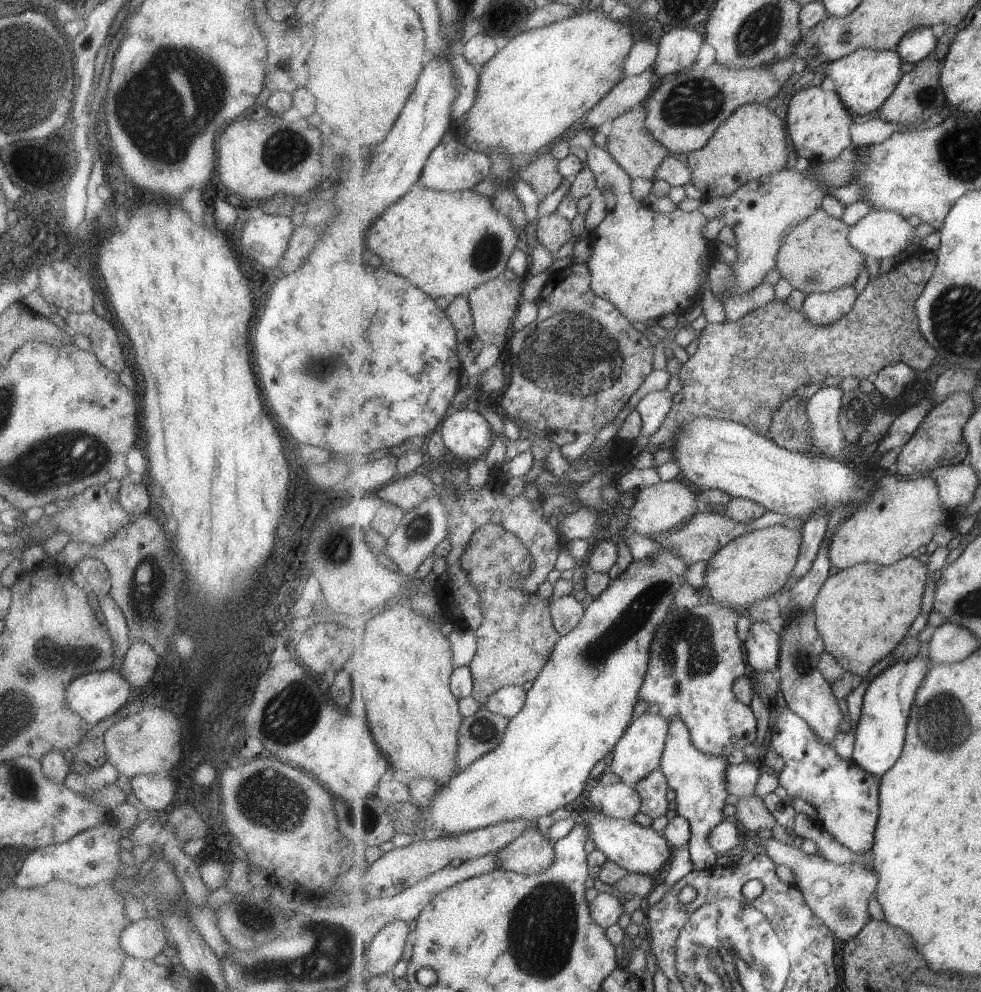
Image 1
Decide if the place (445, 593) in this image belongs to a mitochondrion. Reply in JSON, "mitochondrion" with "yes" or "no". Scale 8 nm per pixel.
{"mitochondrion":"no"}

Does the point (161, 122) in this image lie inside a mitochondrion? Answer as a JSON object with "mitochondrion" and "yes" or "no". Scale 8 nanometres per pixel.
{"mitochondrion":"yes"}

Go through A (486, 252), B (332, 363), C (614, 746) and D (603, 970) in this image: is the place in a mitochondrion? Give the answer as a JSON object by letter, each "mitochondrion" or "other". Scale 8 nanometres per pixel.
{"A":"mitochondrion","B":"mitochondrion","C":"other","D":"other"}

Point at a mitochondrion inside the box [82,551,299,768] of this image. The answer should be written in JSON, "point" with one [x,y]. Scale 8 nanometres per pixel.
{"point":[148,581]}

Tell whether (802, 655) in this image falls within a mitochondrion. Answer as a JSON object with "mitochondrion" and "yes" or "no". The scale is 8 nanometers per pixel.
{"mitochondrion":"yes"}

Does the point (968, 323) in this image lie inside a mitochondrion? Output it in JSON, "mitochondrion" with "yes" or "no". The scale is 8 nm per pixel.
{"mitochondrion":"yes"}

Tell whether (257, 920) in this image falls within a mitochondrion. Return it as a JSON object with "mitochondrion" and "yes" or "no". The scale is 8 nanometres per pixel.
{"mitochondrion":"yes"}

